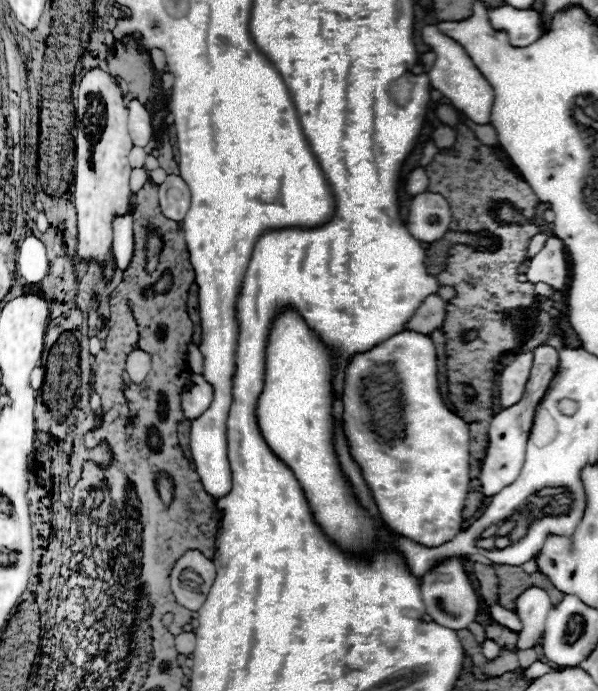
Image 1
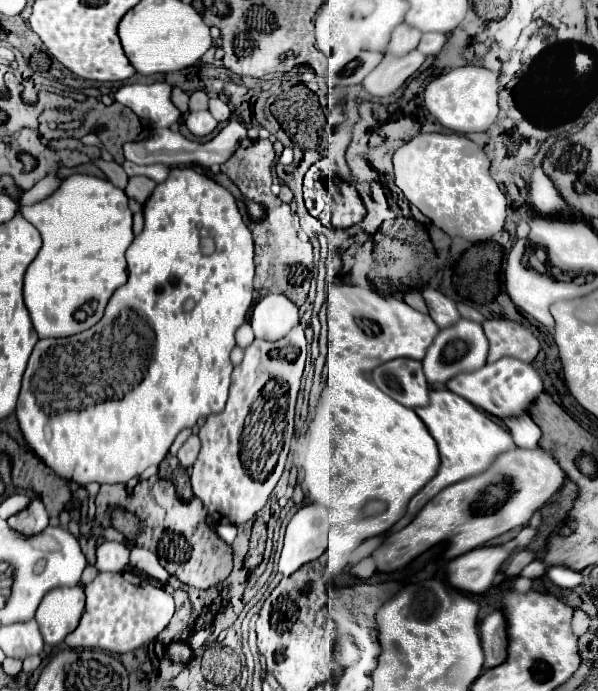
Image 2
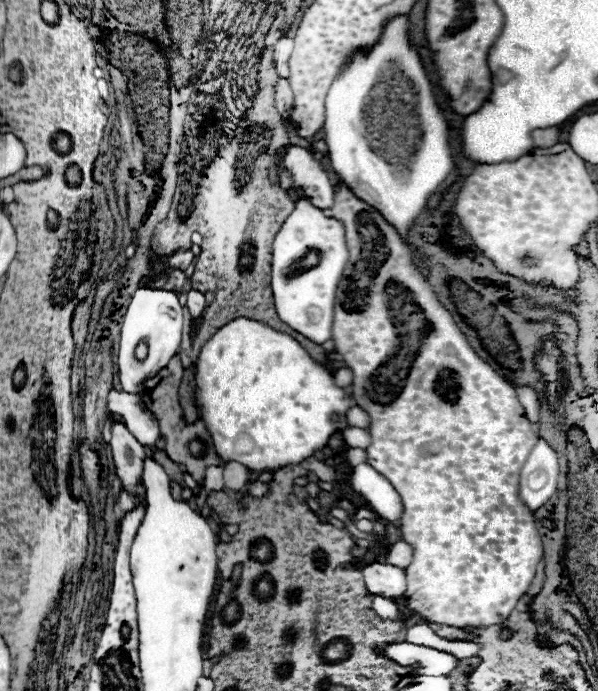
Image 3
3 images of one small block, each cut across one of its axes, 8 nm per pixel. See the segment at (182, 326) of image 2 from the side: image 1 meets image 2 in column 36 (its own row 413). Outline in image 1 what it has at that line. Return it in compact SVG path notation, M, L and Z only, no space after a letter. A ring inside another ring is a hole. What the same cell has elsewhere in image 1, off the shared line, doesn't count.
M406 332L406 334L396 334L396 336L376 344L372 350L368 350L364 354L356 354L346 368L342 402L344 402L344 416L342 416L344 432L348 438L350 454L354 458L354 462L358 464L362 478L364 478L366 486L370 488L370 494L378 506L380 516L386 520L386 524L392 530L396 530L408 538L414 538L416 542L422 542L424 546L440 546L442 542L448 542L450 538L454 538L462 526L462 508L464 508L464 500L468 494L468 484L470 484L470 426L458 414L454 414L442 400L440 388L438 388L438 362L436 362L434 342L428 336Z

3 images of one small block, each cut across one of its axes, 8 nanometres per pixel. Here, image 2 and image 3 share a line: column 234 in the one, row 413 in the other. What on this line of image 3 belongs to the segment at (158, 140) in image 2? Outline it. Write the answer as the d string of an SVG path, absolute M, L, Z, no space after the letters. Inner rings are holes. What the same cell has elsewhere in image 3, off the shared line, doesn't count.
M112 390L108 394L108 408L122 416L124 426L142 446L152 446L158 440L158 424L154 416L142 406L142 398L138 394Z

